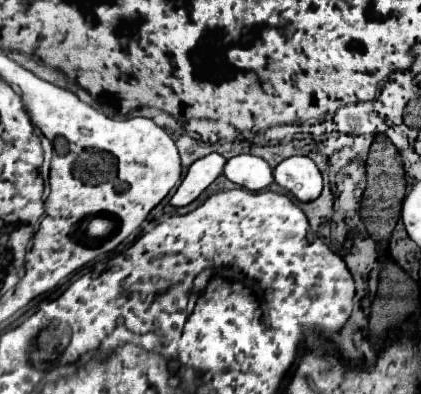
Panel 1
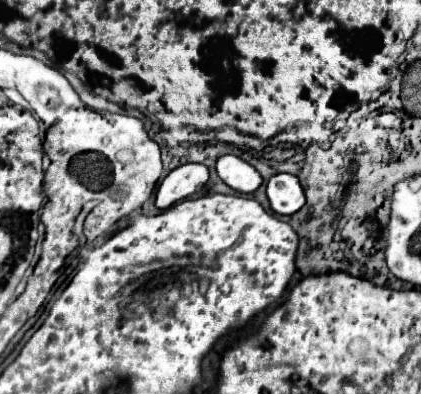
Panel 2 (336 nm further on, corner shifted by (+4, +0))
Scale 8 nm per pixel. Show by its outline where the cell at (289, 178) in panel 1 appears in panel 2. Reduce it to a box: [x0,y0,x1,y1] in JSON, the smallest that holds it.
[267,174,305,214]

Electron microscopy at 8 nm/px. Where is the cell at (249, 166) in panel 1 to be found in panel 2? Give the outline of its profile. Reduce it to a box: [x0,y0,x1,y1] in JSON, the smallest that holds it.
[215,154,263,194]

